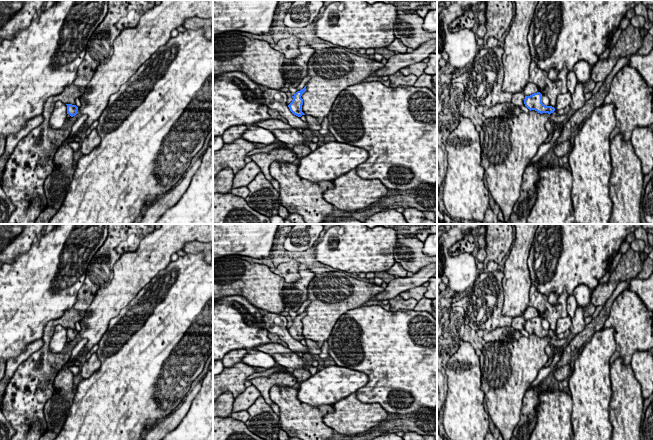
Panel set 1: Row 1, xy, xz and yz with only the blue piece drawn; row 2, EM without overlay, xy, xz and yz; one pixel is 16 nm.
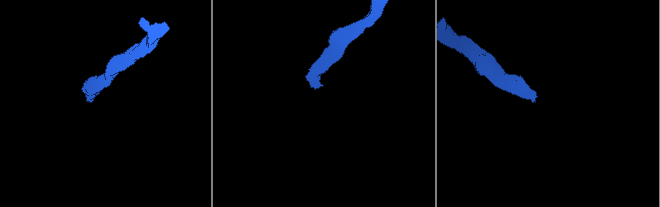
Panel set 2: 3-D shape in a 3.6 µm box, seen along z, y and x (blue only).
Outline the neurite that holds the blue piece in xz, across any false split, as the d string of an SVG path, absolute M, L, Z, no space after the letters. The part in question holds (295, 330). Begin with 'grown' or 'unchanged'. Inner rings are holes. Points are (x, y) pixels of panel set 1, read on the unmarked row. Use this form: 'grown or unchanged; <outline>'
unchanged; M306 310L301 313L300 315L297 315L293 320L292 326L288 329L290 335L298 340L301 341L302 339L305 339L302 336L302 329L303 329L303 323L301 322L302 318L306 315Z

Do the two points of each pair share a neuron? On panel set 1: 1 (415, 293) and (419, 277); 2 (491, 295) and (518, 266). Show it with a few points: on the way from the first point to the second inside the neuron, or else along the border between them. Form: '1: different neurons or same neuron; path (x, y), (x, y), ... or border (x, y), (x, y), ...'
1: different neurons; border (421, 285), (411, 287), (399, 294)
2: different neurons; border (502, 271), (503, 307)

